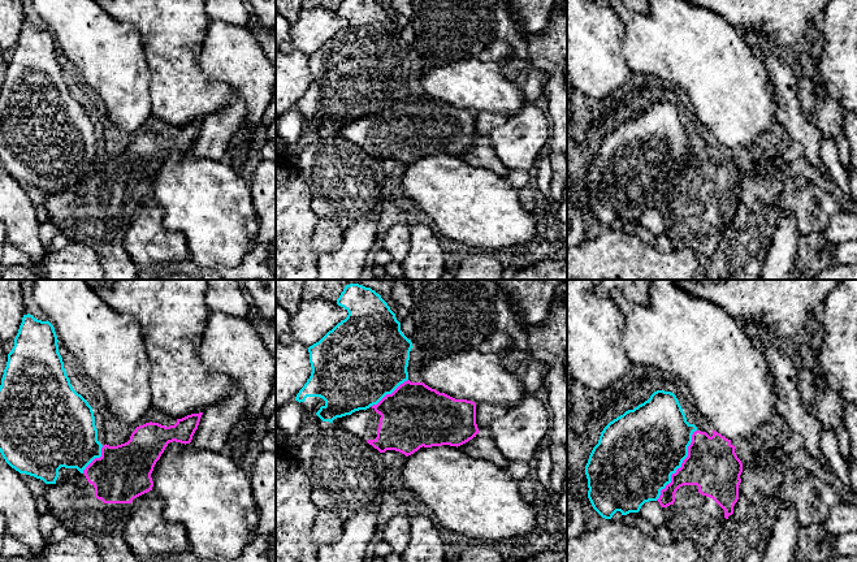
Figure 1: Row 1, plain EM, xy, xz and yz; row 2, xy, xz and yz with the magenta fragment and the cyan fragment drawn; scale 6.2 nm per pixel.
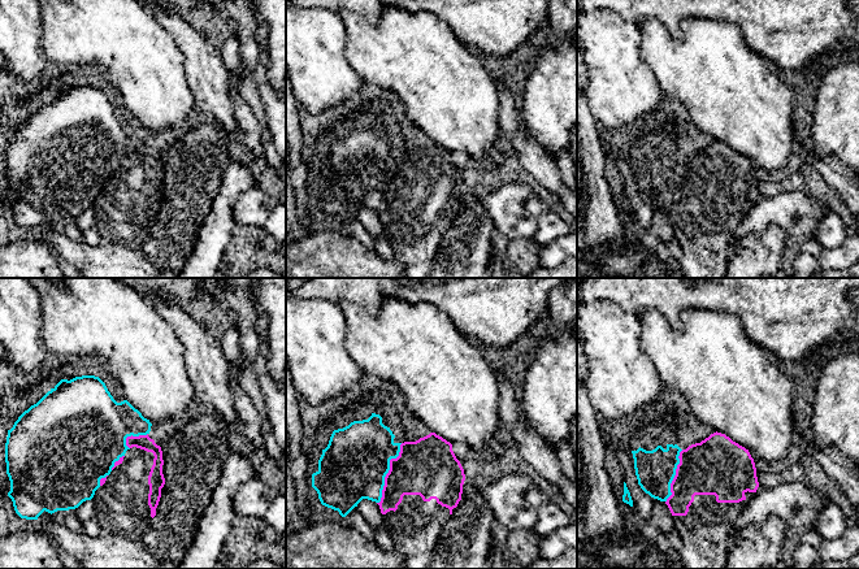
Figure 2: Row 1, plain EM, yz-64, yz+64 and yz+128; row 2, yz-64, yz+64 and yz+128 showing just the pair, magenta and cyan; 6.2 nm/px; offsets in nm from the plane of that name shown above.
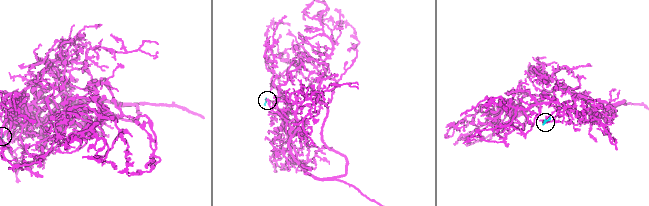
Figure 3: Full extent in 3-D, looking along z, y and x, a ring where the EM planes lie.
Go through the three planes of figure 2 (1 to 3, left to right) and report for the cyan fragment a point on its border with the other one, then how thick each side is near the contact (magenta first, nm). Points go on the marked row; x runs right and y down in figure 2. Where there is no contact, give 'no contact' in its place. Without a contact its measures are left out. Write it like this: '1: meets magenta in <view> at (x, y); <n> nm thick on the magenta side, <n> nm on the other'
1: meets magenta in yz-64 at (131, 435); 90 nm thick on the magenta side, 440 nm on the other
2: meets magenta in yz+64 at (389, 472); 360 nm thick on the magenta side, 420 nm on the other
3: meets magenta in yz+128 at (675, 476); 360 nm thick on the magenta side, 240 nm on the other

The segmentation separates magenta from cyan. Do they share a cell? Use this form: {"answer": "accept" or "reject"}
{"answer": "reject"}

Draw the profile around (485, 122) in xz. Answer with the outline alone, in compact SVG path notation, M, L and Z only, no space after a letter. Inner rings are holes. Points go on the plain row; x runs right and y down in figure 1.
M489 112L476 113L476 133L480 140L488 140L490 131L498 126L502 126L508 118L503 114L495 114Z

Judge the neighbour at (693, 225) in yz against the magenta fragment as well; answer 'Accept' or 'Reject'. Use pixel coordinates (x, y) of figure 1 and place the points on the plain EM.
Accept

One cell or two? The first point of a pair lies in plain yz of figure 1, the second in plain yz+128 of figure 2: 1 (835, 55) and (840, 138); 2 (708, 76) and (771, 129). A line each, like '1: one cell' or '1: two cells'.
1: one cell
2: one cell

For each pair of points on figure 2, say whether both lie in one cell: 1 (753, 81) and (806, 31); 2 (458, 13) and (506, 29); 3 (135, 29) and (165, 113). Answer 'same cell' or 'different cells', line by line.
1: different cells
2: same cell
3: same cell

